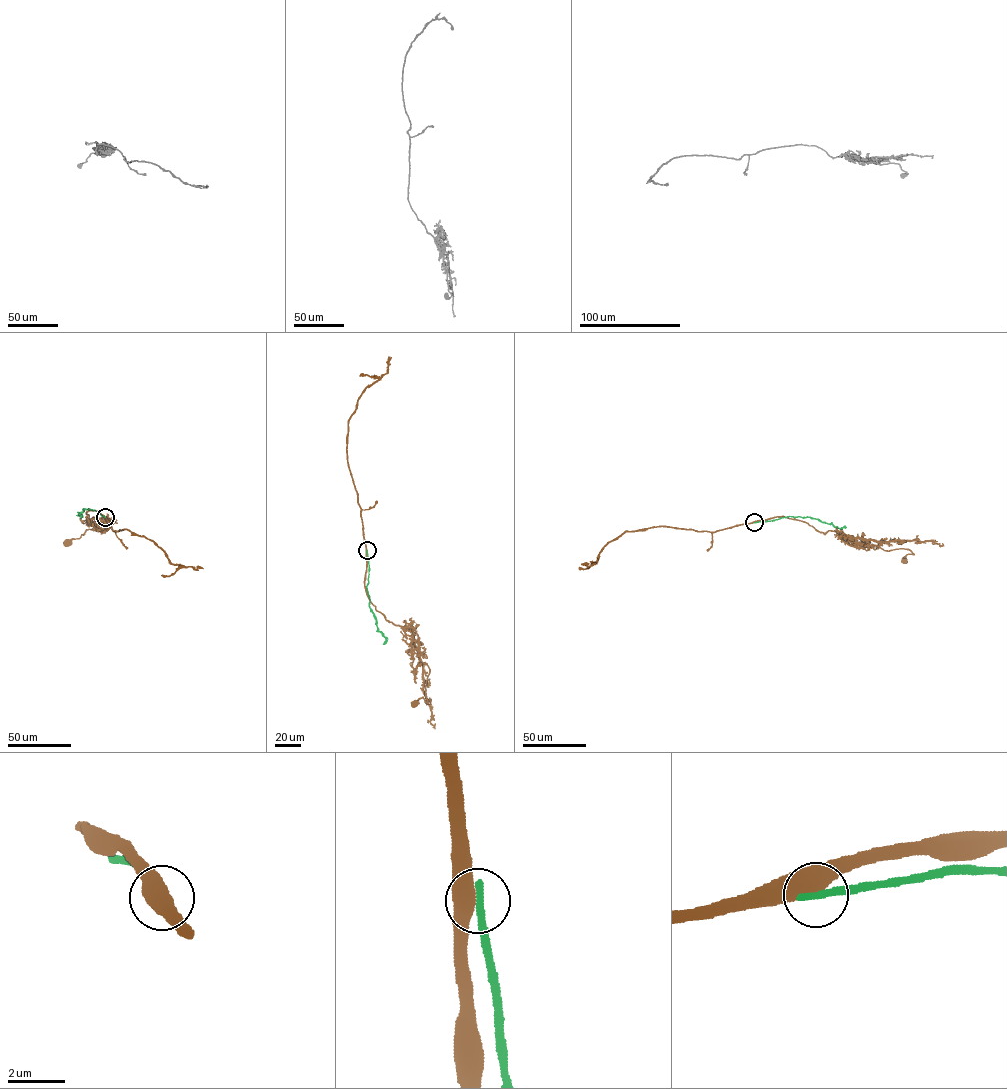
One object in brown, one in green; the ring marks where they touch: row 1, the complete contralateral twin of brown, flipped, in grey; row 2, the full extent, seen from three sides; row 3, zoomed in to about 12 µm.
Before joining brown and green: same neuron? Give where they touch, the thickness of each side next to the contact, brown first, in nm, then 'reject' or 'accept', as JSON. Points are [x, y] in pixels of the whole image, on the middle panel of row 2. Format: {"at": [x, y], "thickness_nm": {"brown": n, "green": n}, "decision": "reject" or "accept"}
{"at": [367, 550], "thickness_nm": {"brown": 500, "green": 280}, "decision": "reject"}

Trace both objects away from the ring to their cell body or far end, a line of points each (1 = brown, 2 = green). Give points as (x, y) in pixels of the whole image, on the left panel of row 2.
1: (105, 517), (95, 510), (85, 512), (88, 522), (107, 519), (100, 527), (103, 531), (86, 529), (67, 543)
2: (105, 517), (87, 508), (79, 513), (81, 517), (76, 515)

